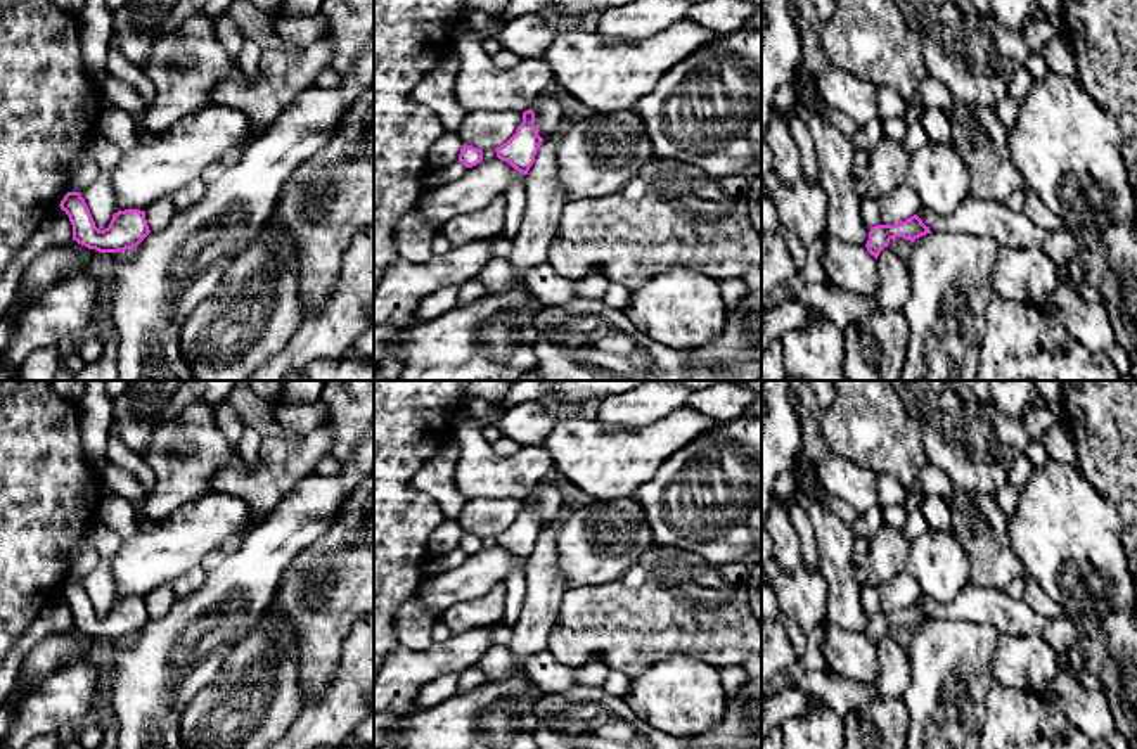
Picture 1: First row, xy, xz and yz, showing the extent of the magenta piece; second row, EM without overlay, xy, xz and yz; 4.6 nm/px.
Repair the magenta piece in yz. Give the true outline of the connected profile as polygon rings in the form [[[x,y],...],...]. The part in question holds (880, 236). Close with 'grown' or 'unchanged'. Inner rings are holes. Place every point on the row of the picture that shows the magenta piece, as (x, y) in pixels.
[[[914,214],[905,221],[895,225],[876,225],[869,232],[869,240],[865,244],[867,251],[877,259],[879,253],[888,247],[890,240],[895,237],[903,237],[914,242],[915,239],[931,234],[929,227]]] | unchanged

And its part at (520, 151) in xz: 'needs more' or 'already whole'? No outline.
already whole

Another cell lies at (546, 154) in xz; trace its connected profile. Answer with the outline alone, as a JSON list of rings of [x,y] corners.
[[[556,130],[543,138],[528,171],[526,211],[509,256],[519,277],[549,261],[549,246],[557,234],[568,202],[568,195],[557,182],[556,152],[562,135],[564,131]]]

